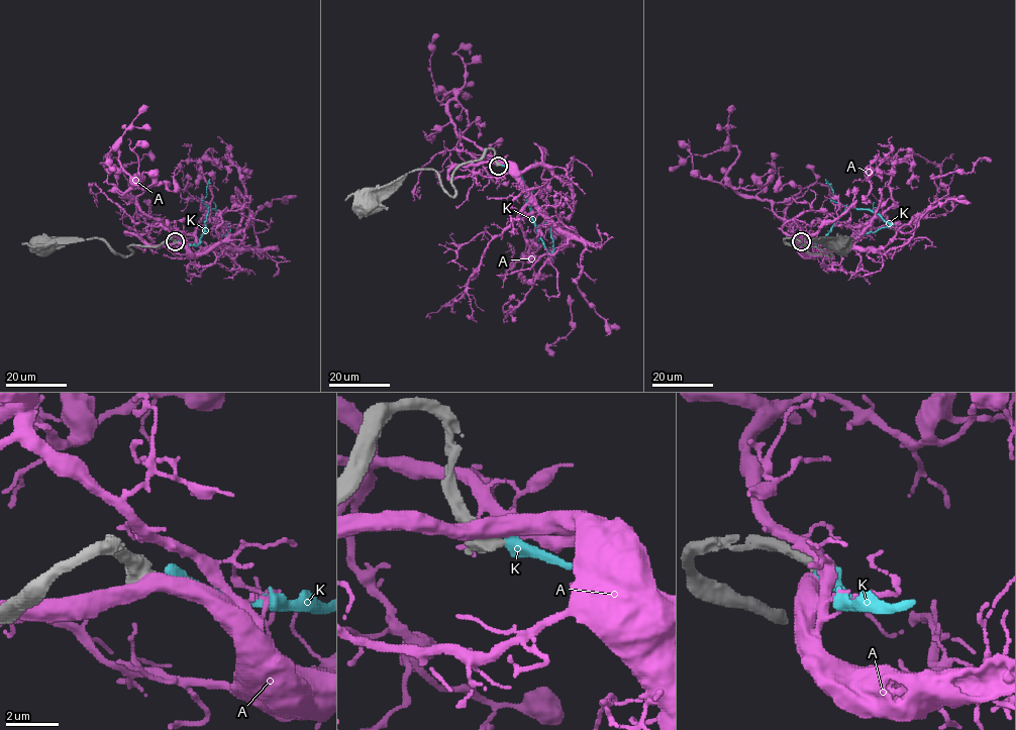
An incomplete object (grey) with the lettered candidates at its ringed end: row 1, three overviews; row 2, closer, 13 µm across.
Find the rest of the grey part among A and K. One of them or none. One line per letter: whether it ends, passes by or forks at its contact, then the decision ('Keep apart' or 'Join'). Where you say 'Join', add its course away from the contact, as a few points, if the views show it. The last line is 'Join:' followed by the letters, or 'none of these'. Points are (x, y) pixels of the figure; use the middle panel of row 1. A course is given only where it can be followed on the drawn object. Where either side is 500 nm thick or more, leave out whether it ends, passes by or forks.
A: Keep apart
K: Keep apart
Join: none of these

